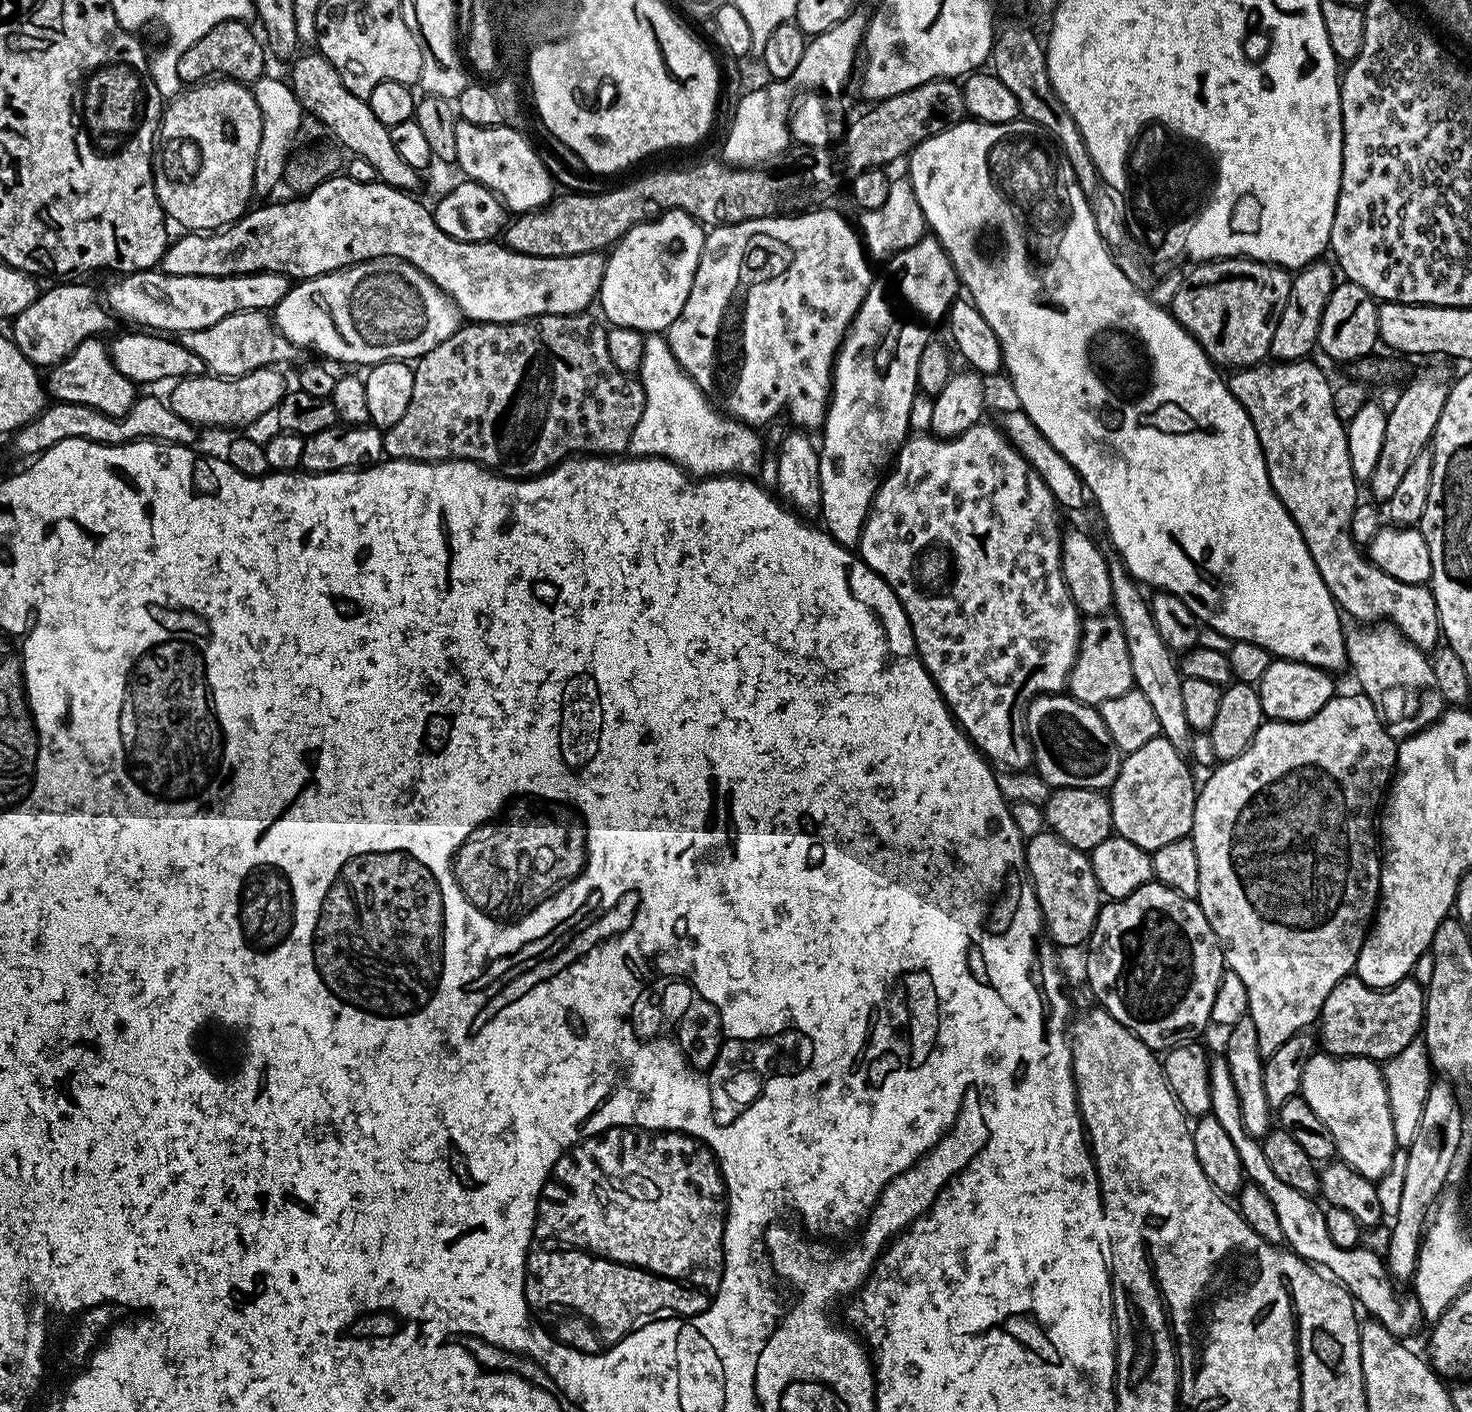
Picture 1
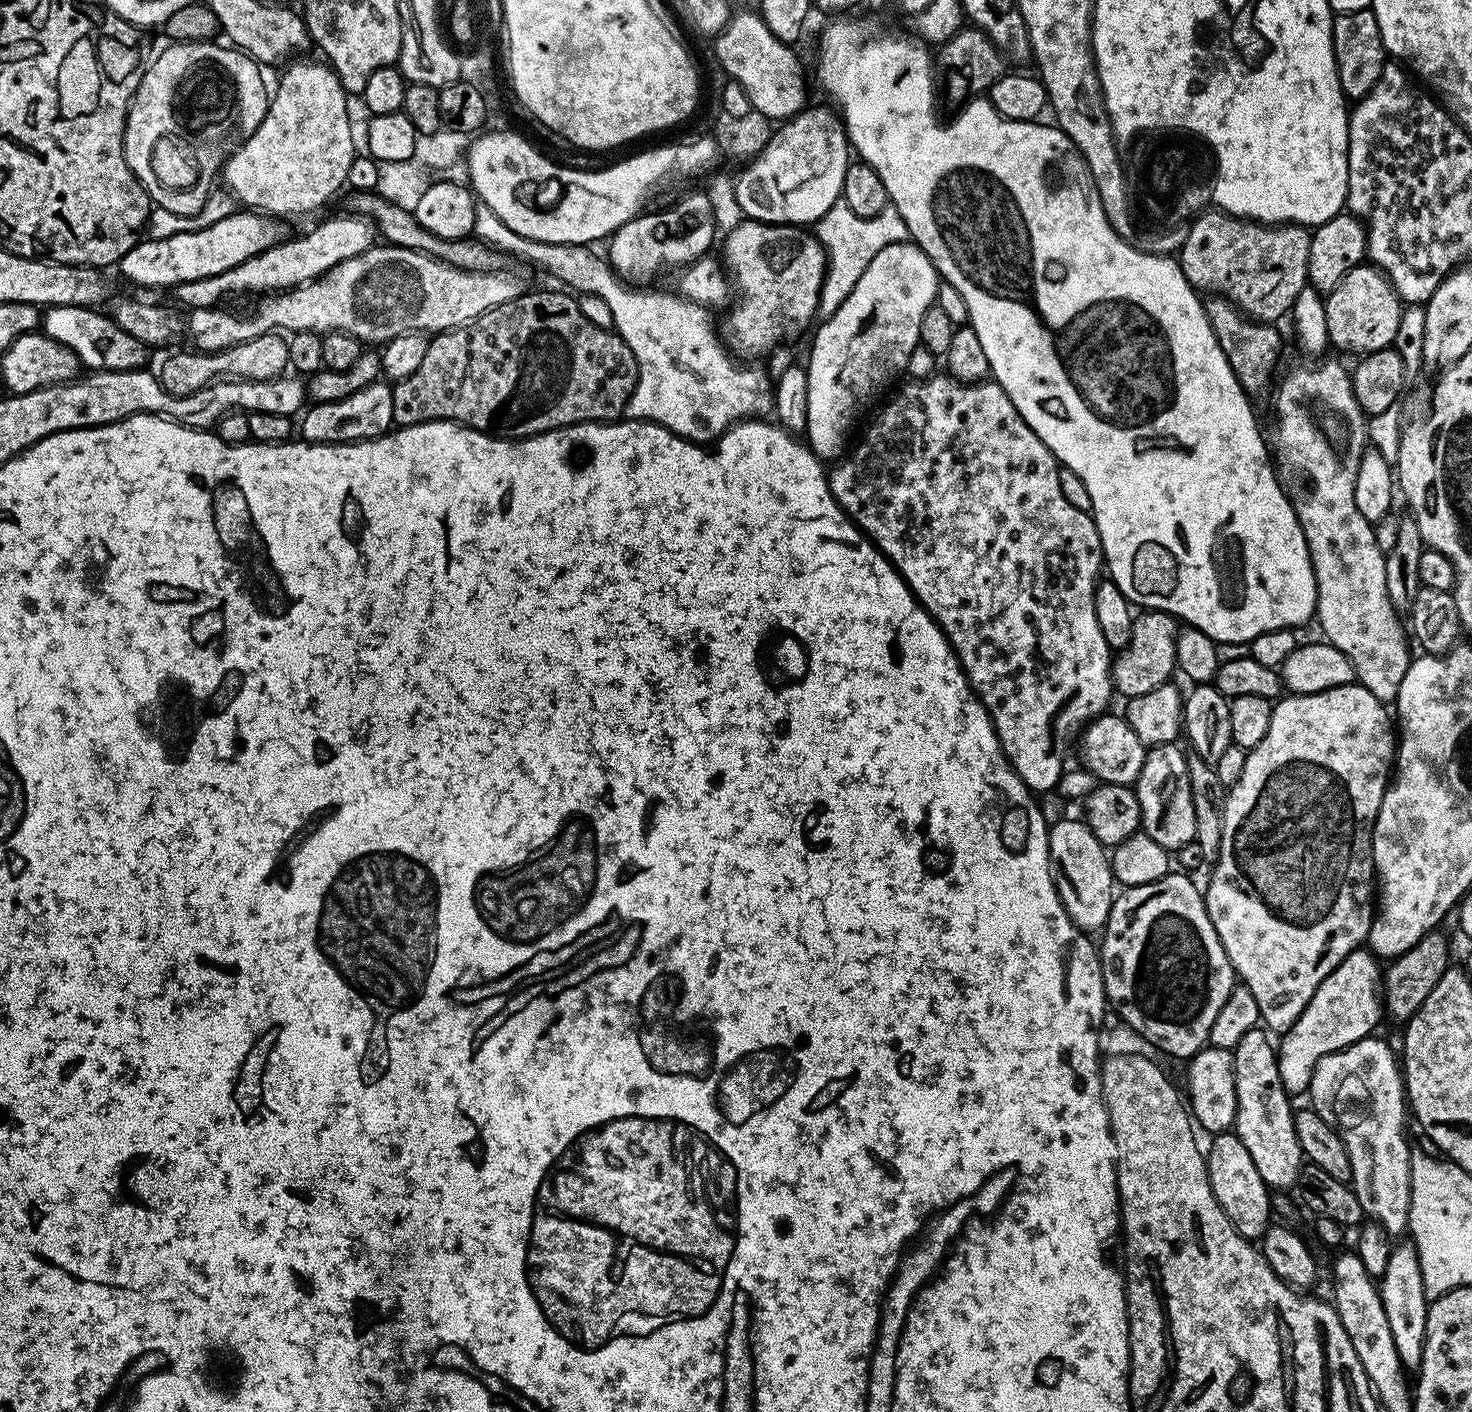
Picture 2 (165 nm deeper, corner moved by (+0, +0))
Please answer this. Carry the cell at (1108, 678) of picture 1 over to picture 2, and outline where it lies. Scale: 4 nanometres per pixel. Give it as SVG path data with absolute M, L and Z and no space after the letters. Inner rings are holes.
M1144 610L1132 621L1130 642L1115 653L1112 661L1112 682L1117 693L1124 698L1150 694L1150 690L1173 679L1176 667L1176 633L1178 621L1166 612Z

